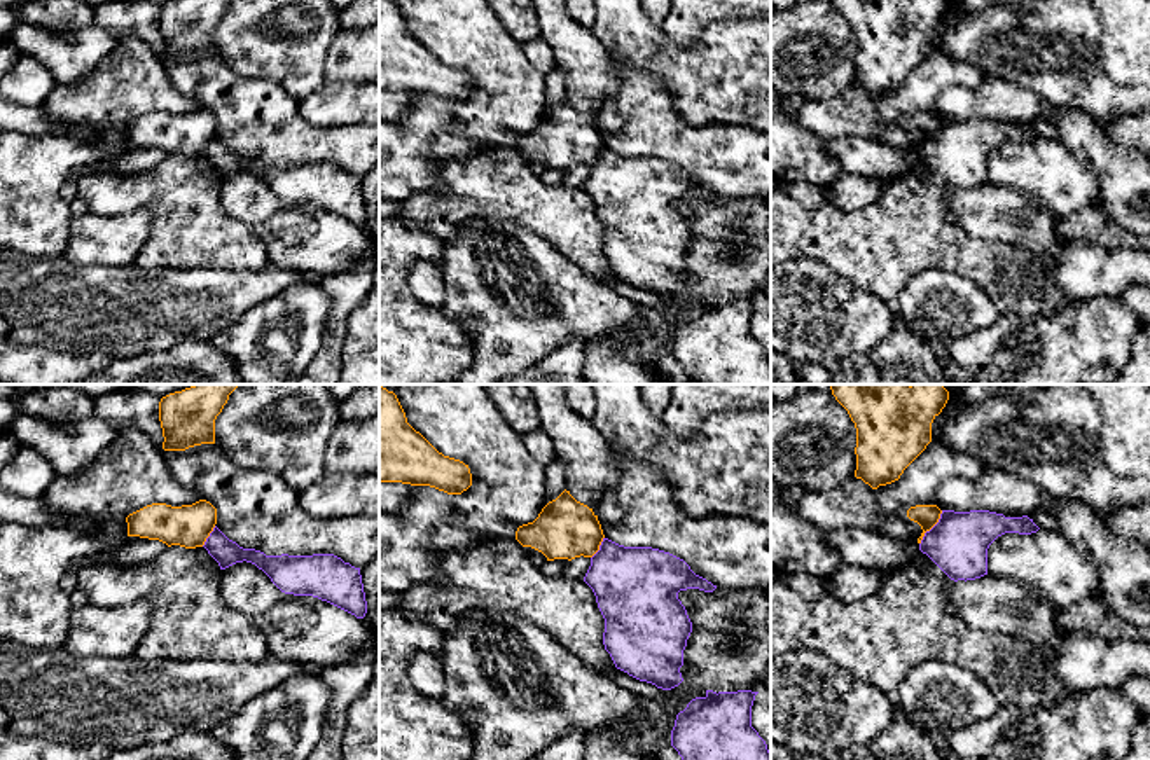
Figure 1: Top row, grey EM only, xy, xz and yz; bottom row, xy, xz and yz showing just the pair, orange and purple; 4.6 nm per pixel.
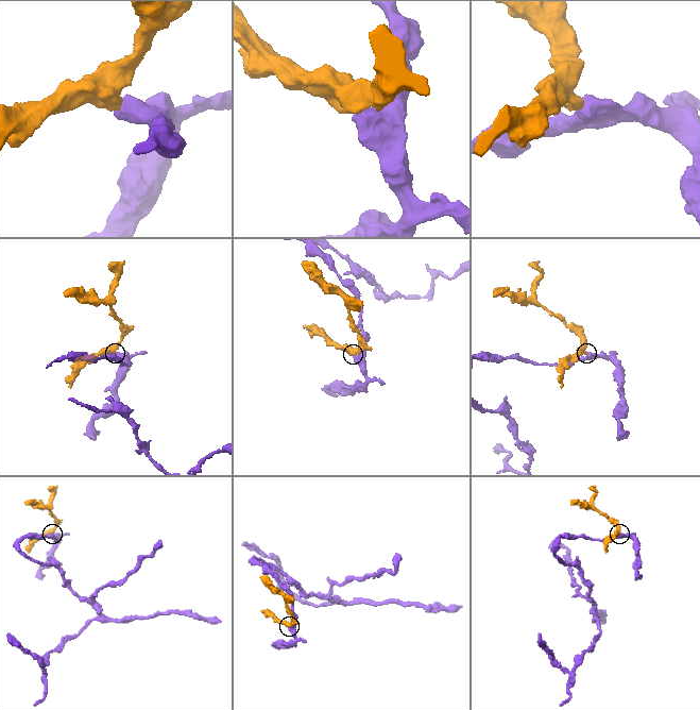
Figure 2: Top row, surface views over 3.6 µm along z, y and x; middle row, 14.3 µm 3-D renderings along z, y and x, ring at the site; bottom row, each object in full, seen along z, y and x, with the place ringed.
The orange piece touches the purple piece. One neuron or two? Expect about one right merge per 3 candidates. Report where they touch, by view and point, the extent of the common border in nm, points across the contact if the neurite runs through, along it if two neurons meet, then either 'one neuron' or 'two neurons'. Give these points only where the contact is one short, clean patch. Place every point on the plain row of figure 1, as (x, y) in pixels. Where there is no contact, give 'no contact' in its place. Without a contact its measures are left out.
contact yz (930, 137); length 190 nm; border yz (942, 119), (920, 152); two neurons

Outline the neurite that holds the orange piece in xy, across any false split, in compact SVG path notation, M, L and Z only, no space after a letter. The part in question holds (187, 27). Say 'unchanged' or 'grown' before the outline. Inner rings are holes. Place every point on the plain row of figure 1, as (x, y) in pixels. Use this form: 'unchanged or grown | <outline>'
unchanged | M175 0L161 7L164 59L215 52L215 28L232 0Z

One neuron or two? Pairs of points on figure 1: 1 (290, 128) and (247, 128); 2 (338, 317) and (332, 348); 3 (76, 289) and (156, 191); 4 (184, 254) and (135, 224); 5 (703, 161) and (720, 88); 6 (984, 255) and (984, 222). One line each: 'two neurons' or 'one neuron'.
1: one neuron
2: one neuron
3: two neurons
4: two neurons
5: two neurons
6: two neurons

